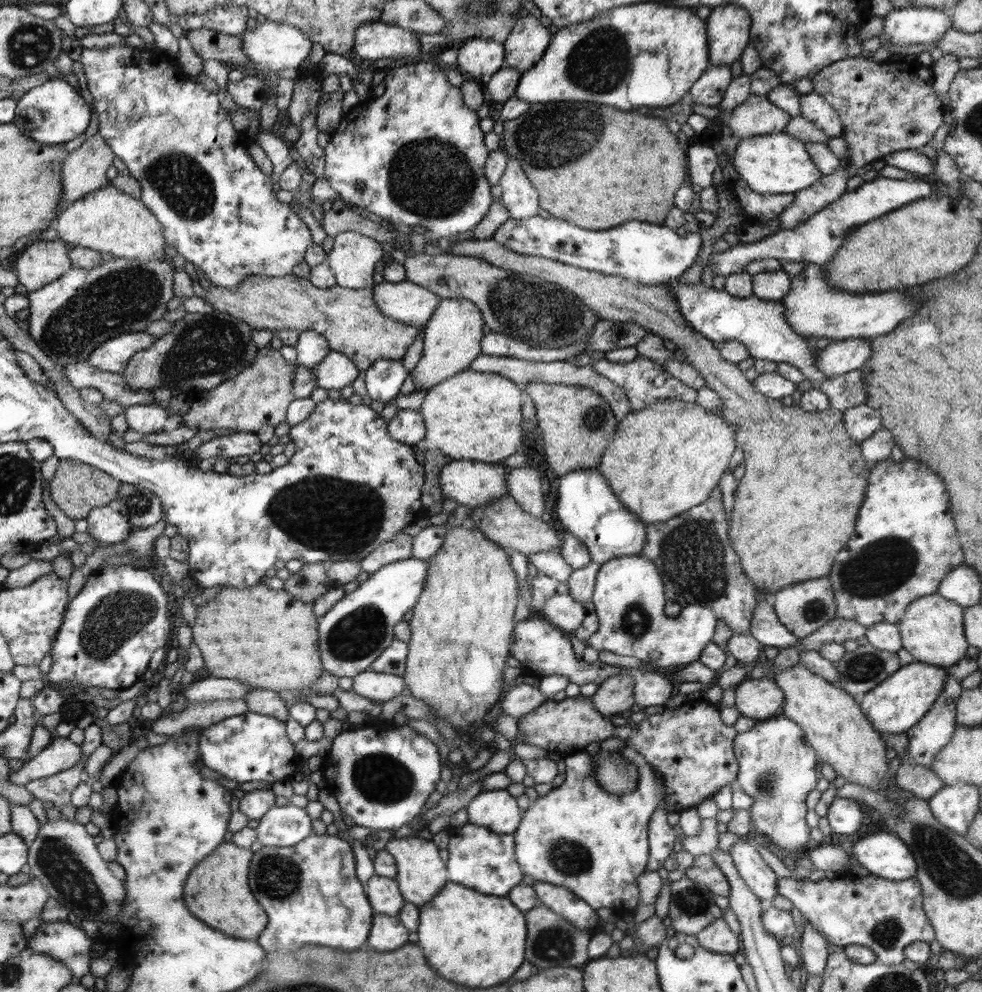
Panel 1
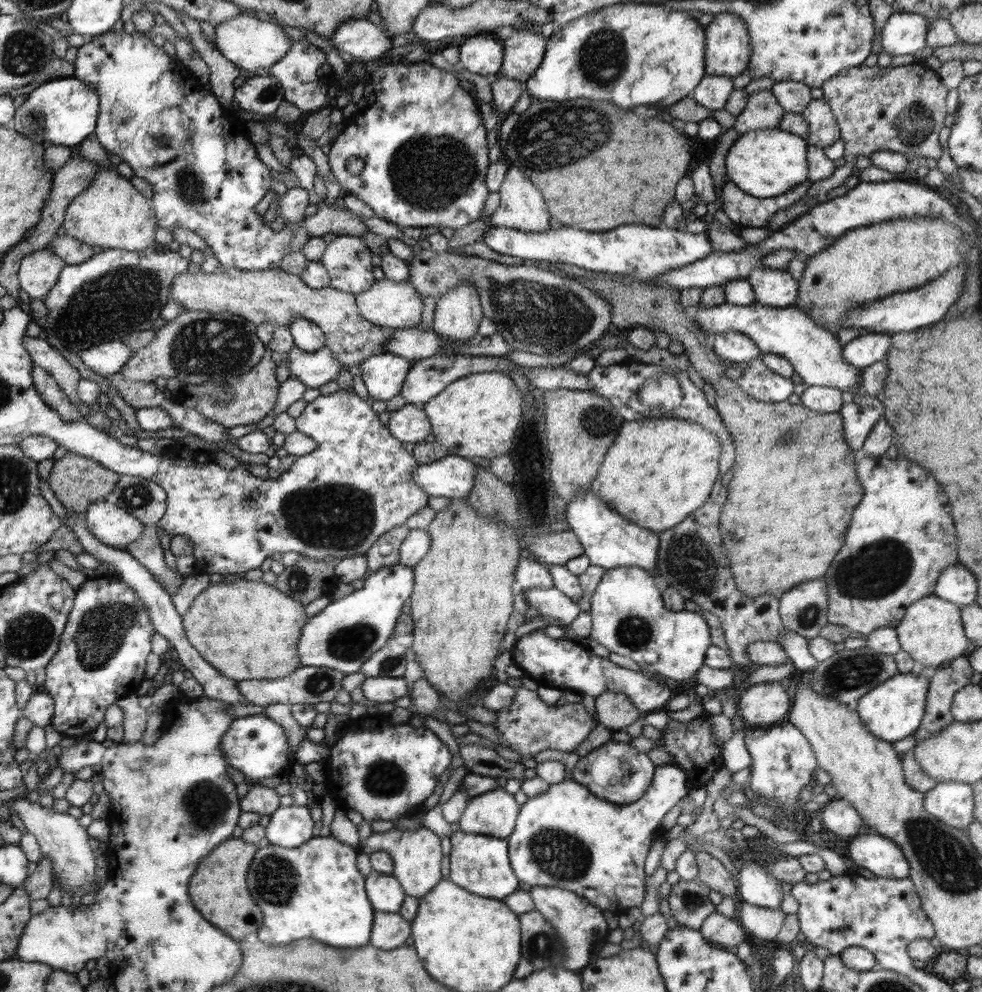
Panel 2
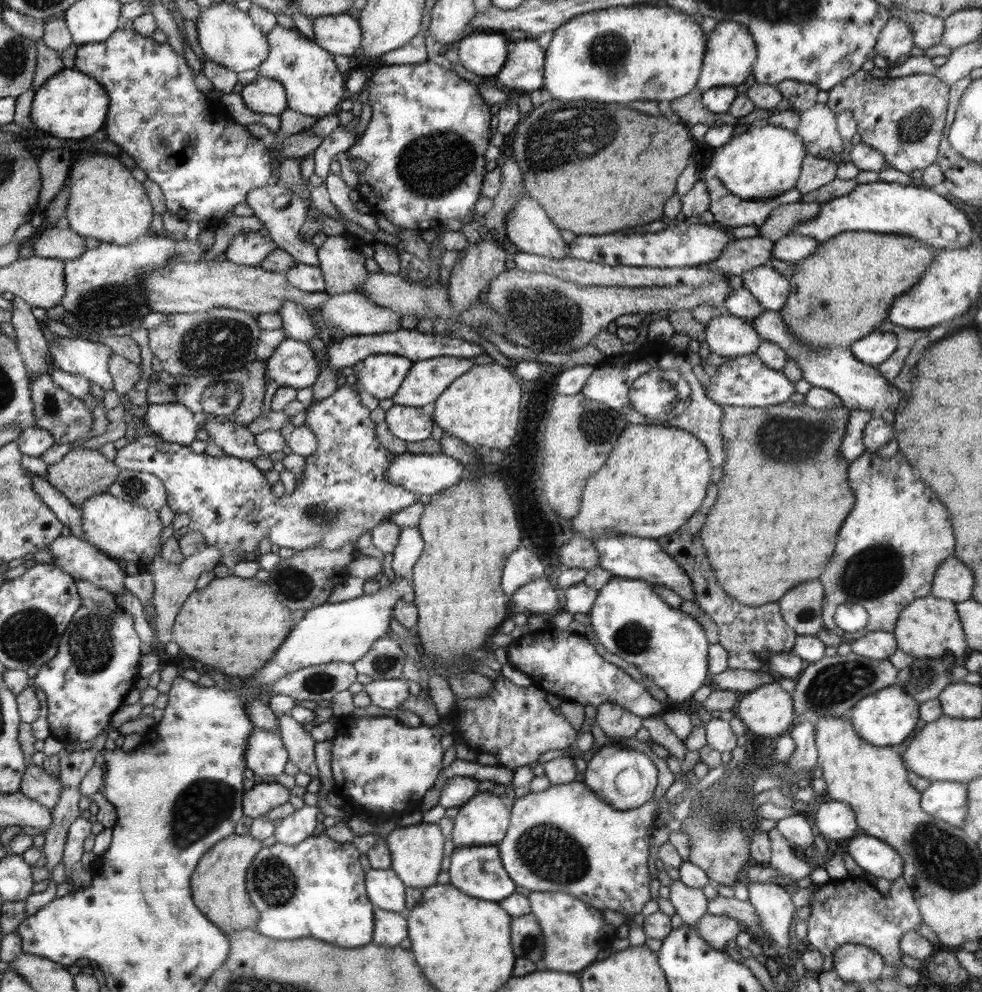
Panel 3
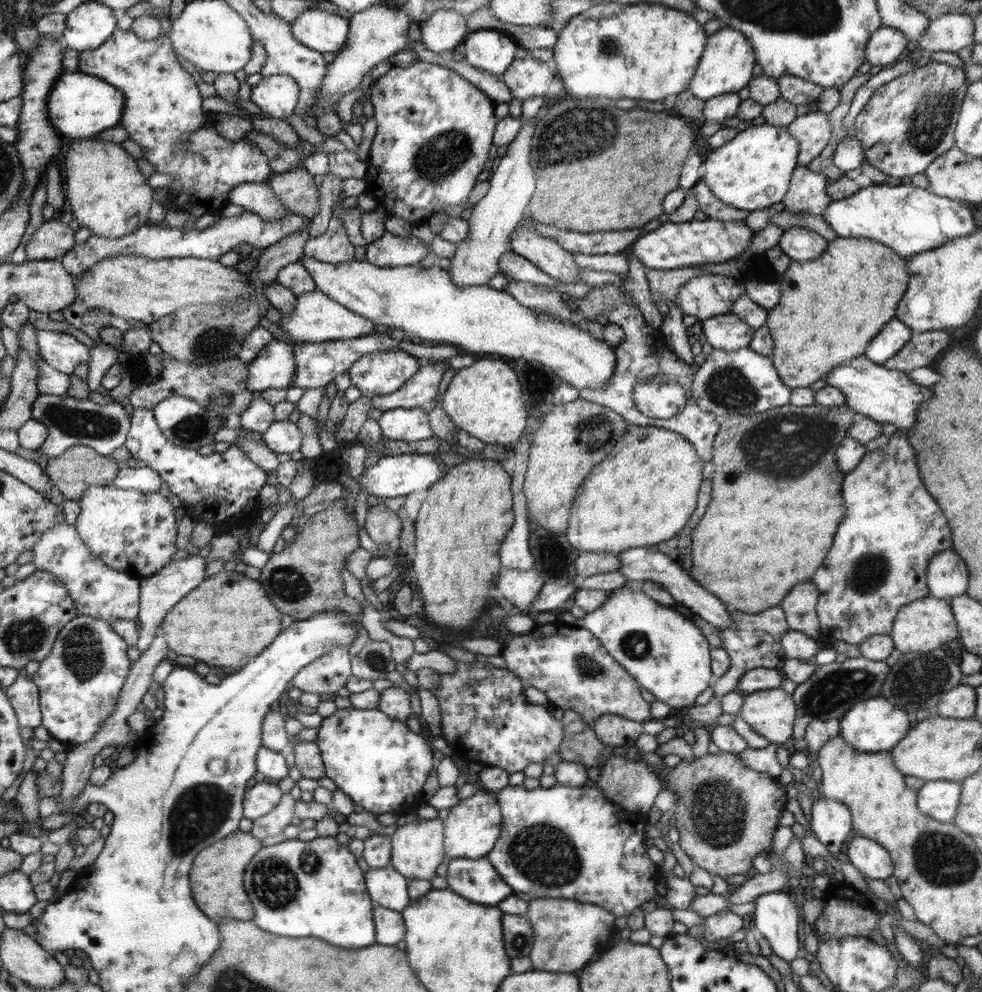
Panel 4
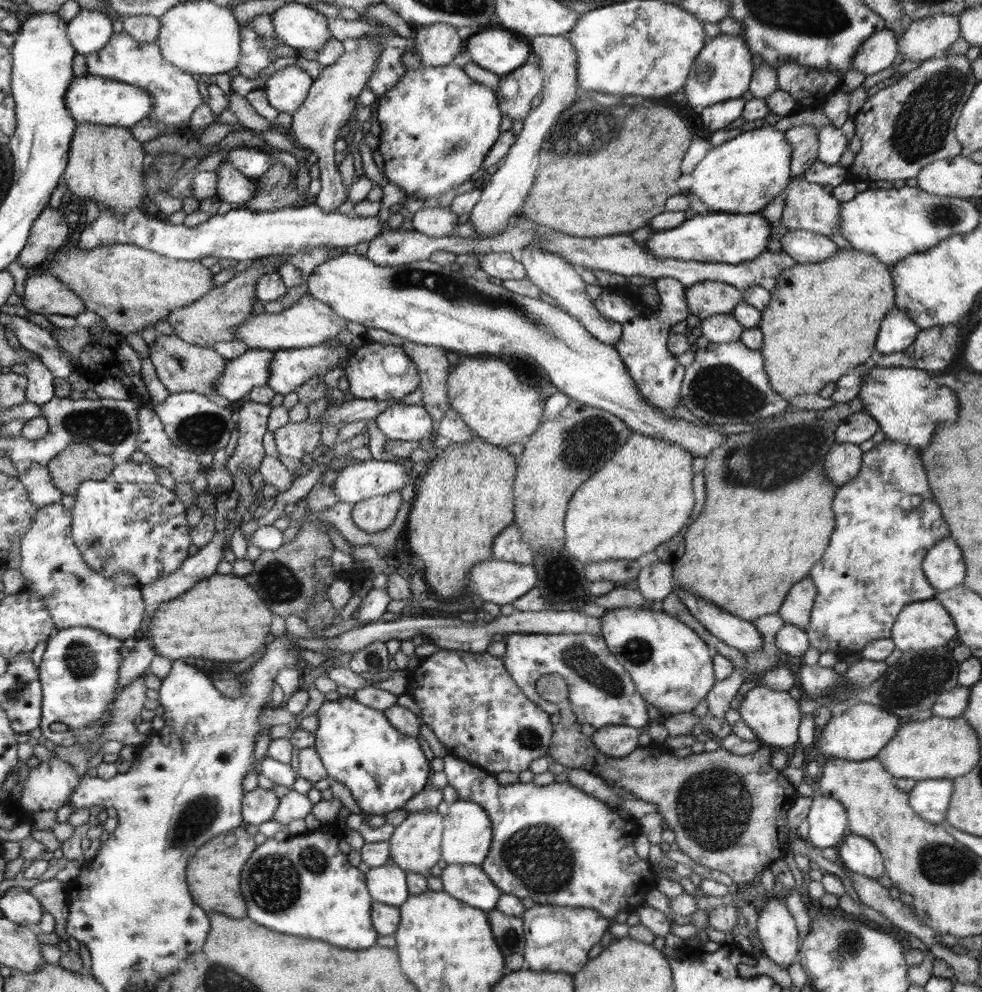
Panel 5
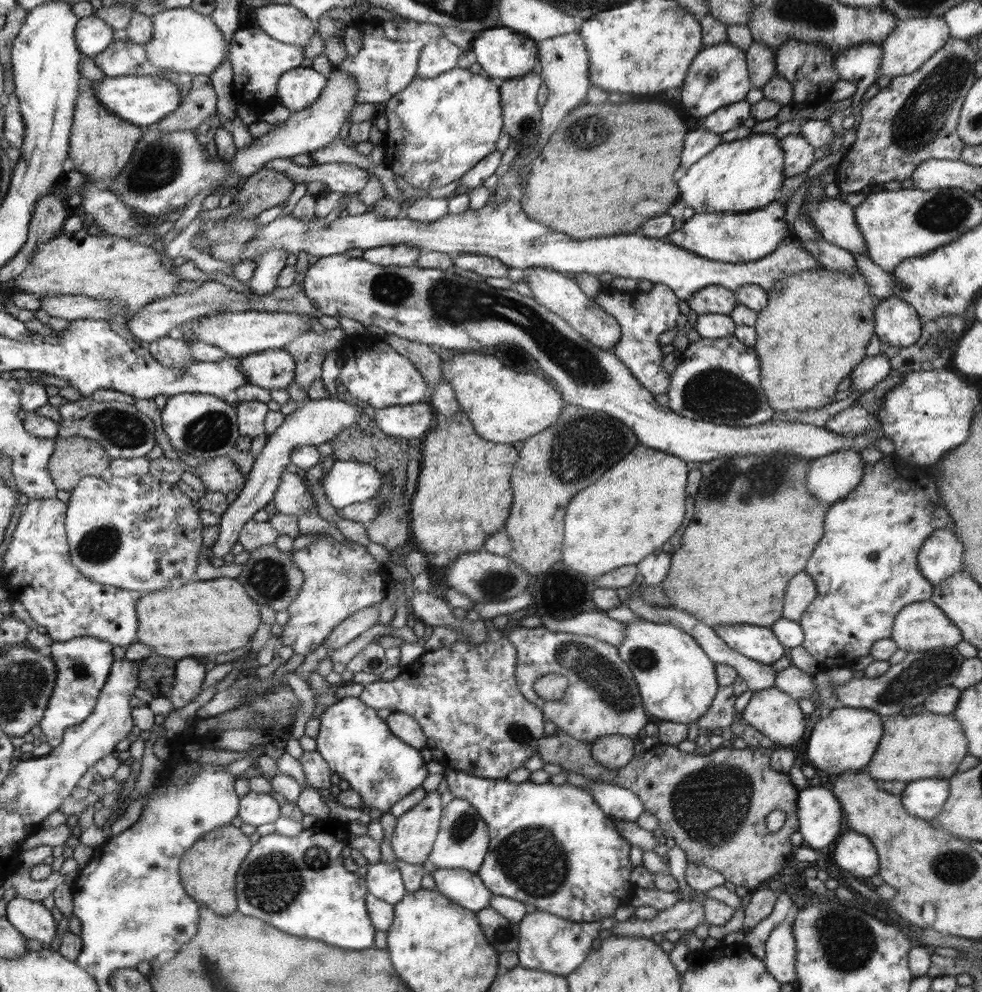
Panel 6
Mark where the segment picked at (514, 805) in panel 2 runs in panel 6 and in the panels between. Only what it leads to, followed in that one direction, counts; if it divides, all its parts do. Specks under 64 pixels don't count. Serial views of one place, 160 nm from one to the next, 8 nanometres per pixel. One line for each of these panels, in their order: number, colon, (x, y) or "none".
3: (484, 820)
4: (473, 826)
5: (468, 829)
6: (463, 842)

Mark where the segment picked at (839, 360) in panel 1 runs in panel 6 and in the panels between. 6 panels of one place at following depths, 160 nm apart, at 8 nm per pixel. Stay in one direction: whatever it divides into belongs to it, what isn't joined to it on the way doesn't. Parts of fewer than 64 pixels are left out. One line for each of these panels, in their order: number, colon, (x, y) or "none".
2: (868, 348)
3: (876, 347)
4: (895, 334)
5: (897, 331)
6: (896, 323)

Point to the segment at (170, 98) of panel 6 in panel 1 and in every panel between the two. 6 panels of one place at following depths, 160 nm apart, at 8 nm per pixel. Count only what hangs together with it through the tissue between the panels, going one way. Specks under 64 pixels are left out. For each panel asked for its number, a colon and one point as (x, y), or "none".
1: (54, 112)
2: (64, 111)
3: (72, 104)
4: (80, 105)
5: (91, 98)

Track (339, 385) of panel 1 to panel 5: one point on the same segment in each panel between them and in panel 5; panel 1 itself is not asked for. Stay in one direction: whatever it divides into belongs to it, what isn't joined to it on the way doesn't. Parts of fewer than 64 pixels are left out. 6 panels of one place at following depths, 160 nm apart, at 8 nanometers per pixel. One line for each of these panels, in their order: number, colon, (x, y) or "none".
2: (315, 369)
3: (293, 364)
4: (275, 366)
5: (251, 370)

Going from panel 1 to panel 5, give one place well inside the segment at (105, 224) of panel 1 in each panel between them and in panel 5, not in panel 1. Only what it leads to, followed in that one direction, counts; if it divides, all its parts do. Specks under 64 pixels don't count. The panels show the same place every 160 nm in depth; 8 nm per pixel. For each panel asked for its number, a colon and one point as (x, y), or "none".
2: (111, 213)
3: (105, 202)
4: (106, 193)
5: (105, 164)

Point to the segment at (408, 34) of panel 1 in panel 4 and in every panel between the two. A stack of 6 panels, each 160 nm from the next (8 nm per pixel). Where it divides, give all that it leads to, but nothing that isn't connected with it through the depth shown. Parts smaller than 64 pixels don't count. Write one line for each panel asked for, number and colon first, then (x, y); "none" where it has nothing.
2: (363, 40)
3: (339, 34)
4: (321, 31)

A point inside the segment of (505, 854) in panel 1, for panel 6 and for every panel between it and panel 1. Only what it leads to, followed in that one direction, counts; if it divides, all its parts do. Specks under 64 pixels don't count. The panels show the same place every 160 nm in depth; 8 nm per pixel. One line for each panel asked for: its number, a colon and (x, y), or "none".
2: (480, 863)
3: (478, 870)
4: (478, 880)
5: (470, 883)
6: (464, 887)

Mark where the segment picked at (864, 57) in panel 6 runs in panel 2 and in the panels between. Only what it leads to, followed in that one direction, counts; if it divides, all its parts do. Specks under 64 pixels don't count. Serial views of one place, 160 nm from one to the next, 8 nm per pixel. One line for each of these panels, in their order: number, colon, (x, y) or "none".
2: (904, 33)
3: (896, 39)
4: (887, 44)
5: (878, 51)

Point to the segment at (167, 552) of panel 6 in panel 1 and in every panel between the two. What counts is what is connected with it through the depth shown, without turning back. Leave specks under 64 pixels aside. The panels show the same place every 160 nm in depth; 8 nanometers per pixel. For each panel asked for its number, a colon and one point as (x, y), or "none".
1: (105, 525)
2: (112, 525)
3: (122, 530)
4: (130, 531)
5: (135, 533)

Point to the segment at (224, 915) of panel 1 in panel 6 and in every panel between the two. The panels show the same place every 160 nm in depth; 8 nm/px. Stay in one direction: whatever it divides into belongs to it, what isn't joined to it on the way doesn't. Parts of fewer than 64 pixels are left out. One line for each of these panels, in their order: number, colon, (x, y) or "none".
2: (220, 890)
3: (219, 884)
4: (218, 875)
5: (215, 874)
6: (209, 870)

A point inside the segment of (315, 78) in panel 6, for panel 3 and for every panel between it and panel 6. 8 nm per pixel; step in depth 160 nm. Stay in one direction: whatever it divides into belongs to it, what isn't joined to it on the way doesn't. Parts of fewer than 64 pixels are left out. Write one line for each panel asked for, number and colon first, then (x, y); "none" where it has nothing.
3: (264, 95)
4: (277, 95)
5: (286, 90)

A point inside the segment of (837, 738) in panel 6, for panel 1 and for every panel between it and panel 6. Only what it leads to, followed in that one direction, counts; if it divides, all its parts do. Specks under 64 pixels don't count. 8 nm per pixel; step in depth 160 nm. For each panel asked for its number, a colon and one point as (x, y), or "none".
1: (894, 706)
2: (894, 710)
3: (887, 717)
4: (873, 725)
5: (858, 735)

